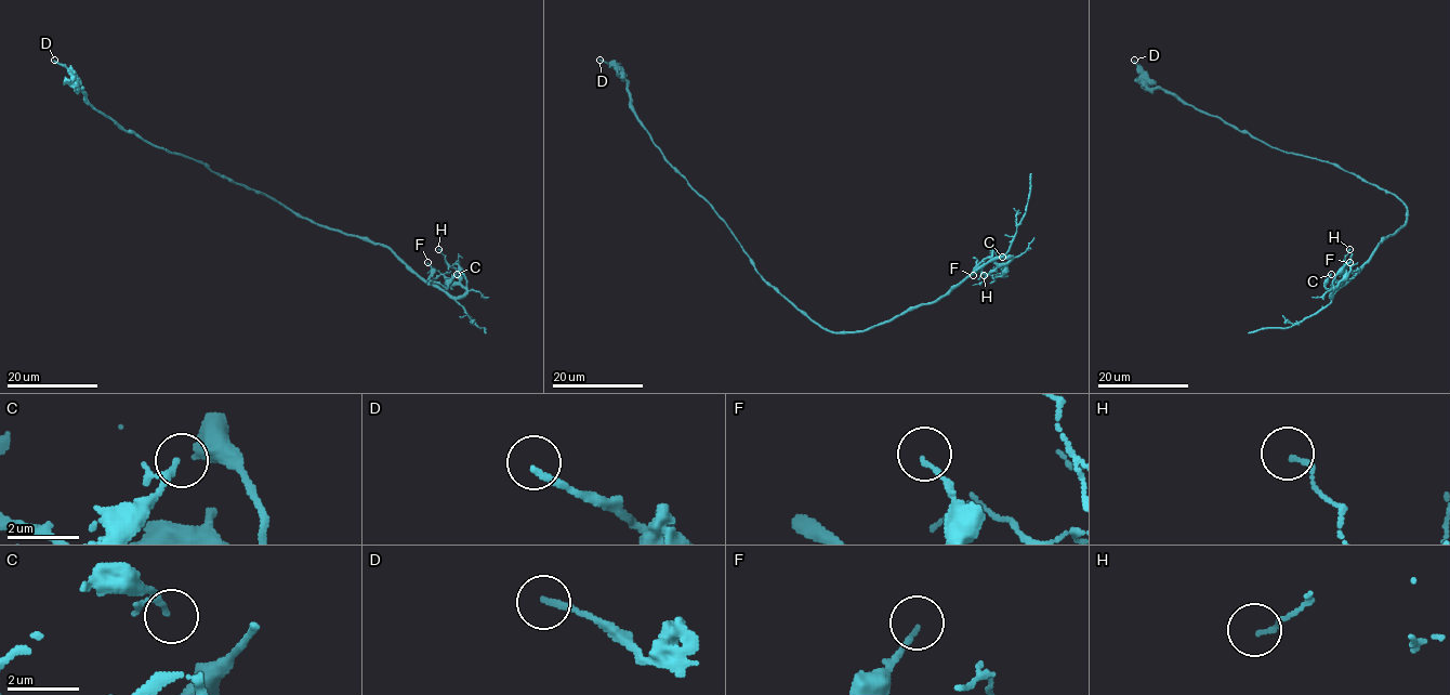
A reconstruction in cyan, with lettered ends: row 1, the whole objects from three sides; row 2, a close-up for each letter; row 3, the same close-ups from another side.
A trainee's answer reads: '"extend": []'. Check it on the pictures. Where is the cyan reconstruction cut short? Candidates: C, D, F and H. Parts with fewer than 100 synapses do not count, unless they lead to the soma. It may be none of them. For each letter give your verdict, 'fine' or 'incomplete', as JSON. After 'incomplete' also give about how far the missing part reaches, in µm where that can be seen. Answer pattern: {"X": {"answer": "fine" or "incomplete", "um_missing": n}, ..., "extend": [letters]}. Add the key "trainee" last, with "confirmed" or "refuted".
{"C": {"answer": "fine"}, "D": {"answer": "fine"}, "F": {"answer": "fine"}, "H": {"answer": "fine"}, "extend": [], "trainee": "confirmed"}

